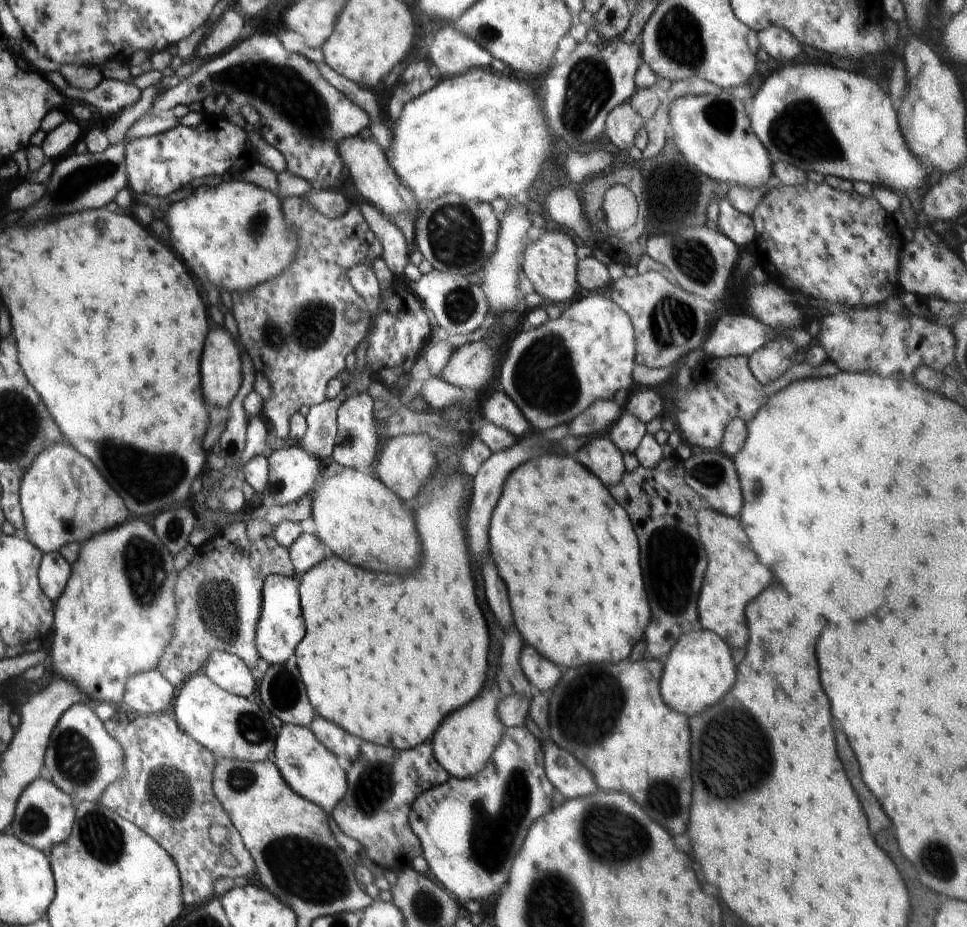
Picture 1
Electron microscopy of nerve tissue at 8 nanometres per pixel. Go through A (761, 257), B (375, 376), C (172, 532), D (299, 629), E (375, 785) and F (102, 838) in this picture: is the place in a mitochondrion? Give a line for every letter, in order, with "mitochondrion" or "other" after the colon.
A: other
B: other
C: mitochondrion
D: other
E: mitochondrion
F: mitochondrion

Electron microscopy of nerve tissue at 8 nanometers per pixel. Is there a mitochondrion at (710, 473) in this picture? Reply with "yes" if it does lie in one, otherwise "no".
yes

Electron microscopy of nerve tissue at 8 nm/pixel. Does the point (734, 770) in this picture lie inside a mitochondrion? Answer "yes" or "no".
yes

